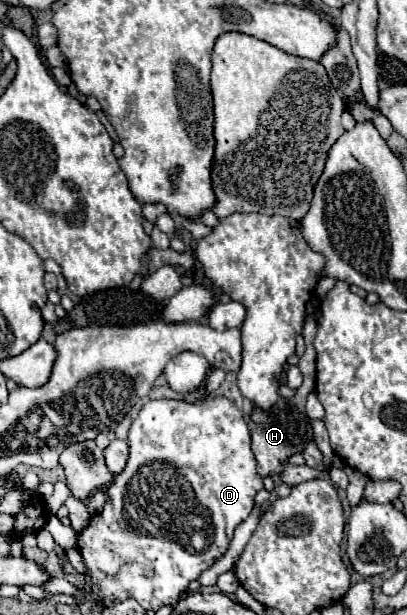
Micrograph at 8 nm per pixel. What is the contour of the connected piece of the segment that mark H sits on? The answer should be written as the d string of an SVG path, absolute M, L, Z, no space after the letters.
M318 294L312 298L310 306L308 306L308 316L306 316L306 324L304 324L304 340L306 340L306 352L300 358L300 372L304 376L302 386L298 388L298 392L292 398L280 398L276 402L276 406L272 406L270 410L262 410L262 408L254 408L248 420L248 428L252 434L252 452L256 456L258 462L258 474L260 476L270 476L270 474L278 474L282 470L282 462L286 462L292 454L302 452L306 448L308 442L312 442L312 426L310 426L310 418L304 412L304 404L310 392L314 392L314 376L316 376L316 354L314 354L314 336L316 336L316 322L314 322L314 312L318 308Z

